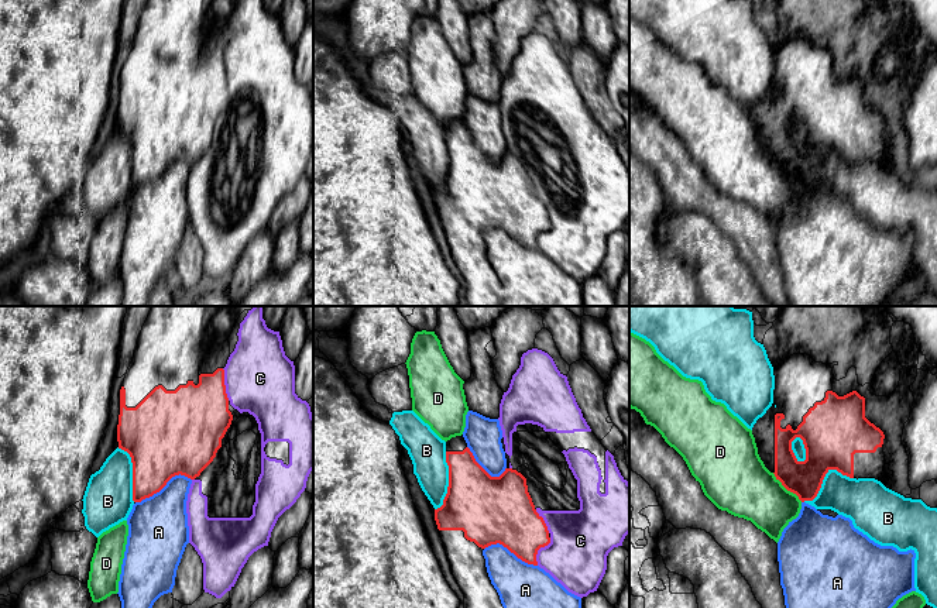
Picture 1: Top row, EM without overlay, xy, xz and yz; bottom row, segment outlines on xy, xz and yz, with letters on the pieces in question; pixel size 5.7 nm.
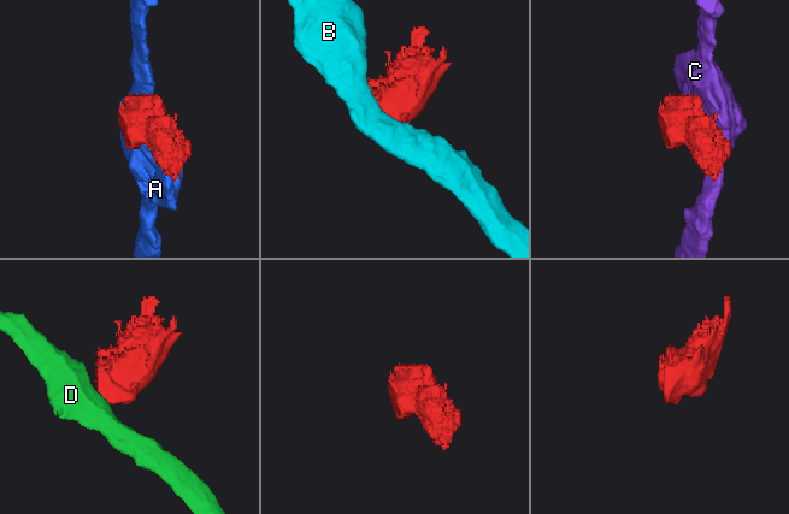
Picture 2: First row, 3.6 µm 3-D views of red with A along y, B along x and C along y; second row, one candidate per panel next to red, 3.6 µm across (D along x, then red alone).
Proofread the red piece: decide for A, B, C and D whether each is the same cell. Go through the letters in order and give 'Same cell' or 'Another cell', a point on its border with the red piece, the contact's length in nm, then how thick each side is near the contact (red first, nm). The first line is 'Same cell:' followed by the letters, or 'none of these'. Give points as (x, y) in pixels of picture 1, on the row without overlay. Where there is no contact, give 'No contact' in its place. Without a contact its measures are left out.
Same cell: none of these
A: Another cell. Touches red at xy (162, 171). Shared border 340 nm. Thickness 400 nm (red) against 340 nm
B: Another cell. Touches red at yz (823, 162). Shared border 320 nm. Thickness 320 nm (red) against 240 nm
C: Another cell. Touches red at xy (223, 68). Shared border 190 nm. Thickness 380 nm (red) against 400 nm
D: Another cell. Touches red at yz (786, 172). Shared border 240 nm. Thickness 200 nm (red) against 340 nm

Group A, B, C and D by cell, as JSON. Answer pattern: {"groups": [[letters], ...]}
{"groups": [["A"], ["B"], ["C"], ["D"]]}

